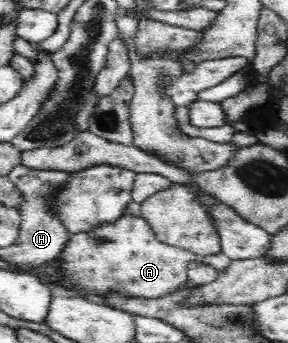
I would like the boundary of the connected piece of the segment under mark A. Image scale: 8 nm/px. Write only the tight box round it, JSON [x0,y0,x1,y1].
[56,213,204,298]

